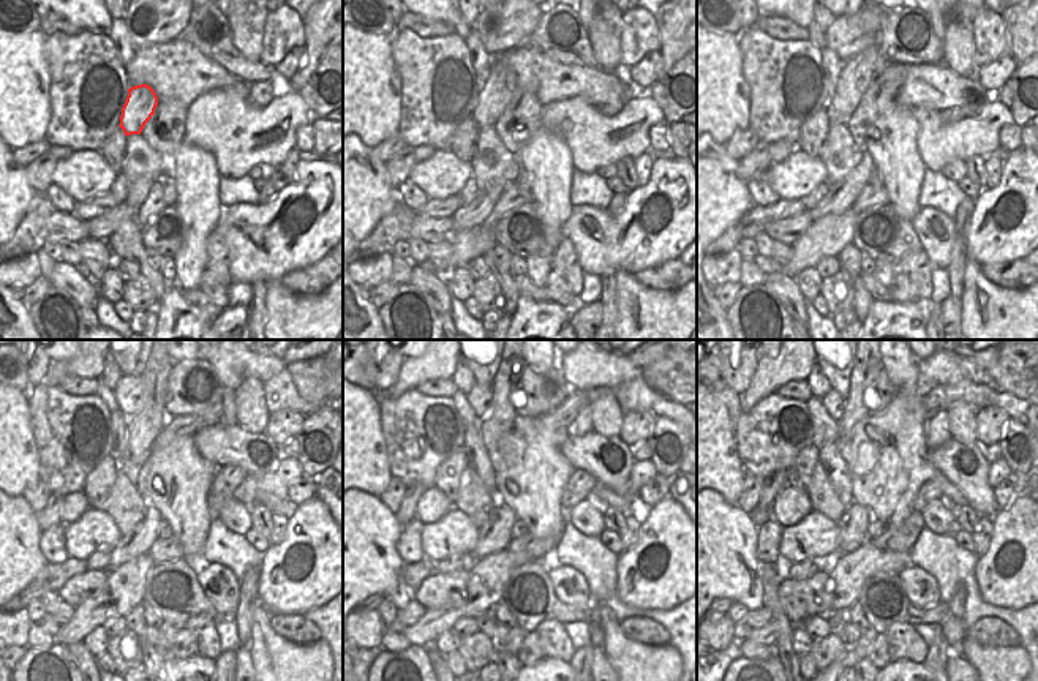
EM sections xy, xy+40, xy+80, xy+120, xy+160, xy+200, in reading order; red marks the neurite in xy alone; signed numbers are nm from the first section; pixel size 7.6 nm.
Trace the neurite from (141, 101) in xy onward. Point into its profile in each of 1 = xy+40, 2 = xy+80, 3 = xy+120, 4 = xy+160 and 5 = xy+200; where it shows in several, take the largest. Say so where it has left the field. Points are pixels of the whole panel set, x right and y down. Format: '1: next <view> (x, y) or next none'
1: next xy+40 (496, 94)
2: next xy+80 (857, 73)
3: next xy+120 (144, 427)
4: next xy+160 (509, 395)
5: next xy+200 (863, 394)

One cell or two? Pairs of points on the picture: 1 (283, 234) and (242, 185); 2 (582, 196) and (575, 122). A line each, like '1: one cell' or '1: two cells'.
1: two cells
2: two cells

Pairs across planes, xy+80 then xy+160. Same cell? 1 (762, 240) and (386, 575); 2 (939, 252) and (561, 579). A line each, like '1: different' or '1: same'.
1: same
2: same

